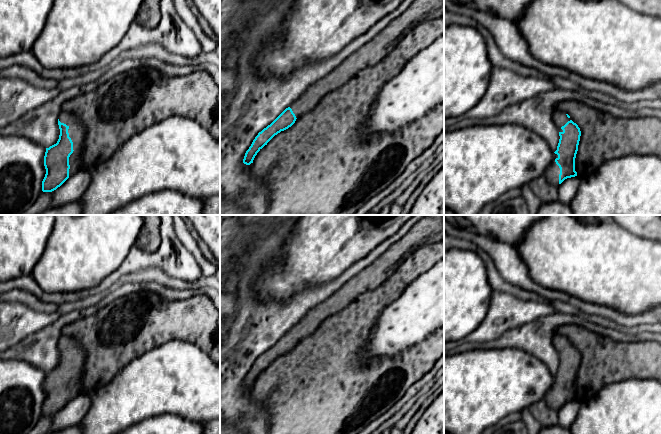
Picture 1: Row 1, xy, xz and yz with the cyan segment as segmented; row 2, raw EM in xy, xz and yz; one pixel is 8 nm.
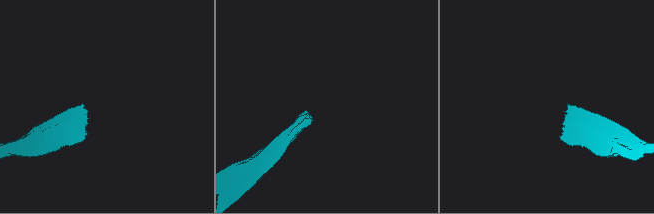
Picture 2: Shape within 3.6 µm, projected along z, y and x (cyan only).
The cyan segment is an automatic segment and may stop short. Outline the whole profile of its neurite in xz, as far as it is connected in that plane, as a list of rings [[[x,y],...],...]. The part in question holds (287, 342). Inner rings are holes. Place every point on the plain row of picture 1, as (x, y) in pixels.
[[[427,215],[417,222],[399,241],[391,245],[379,258],[354,275],[329,298],[312,308],[264,352],[246,375],[243,387],[250,389],[257,377],[278,357],[291,351],[297,342],[314,332],[323,320],[345,308],[359,295],[385,282],[396,267],[415,250],[444,240],[444,215]]]

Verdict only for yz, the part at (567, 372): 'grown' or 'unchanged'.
grown

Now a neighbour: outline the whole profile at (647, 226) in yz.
[[[611,215],[624,229],[636,236],[661,241],[661,215]]]

